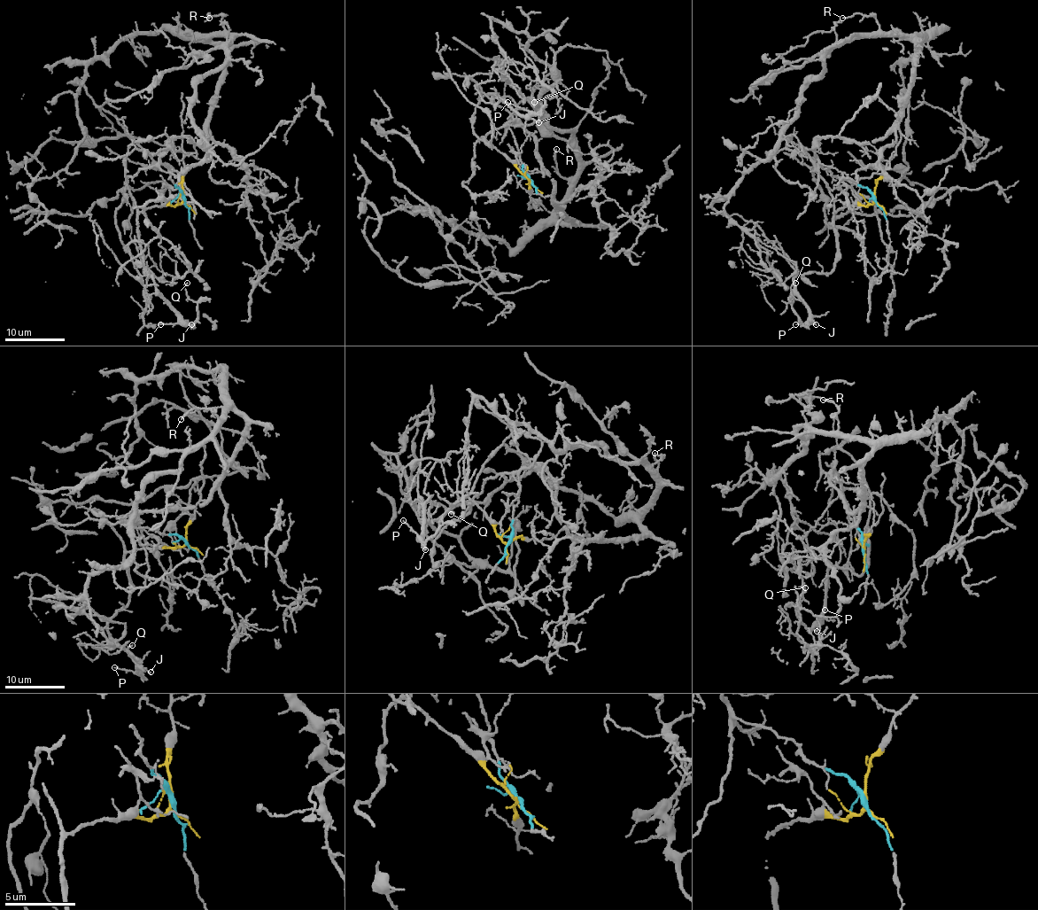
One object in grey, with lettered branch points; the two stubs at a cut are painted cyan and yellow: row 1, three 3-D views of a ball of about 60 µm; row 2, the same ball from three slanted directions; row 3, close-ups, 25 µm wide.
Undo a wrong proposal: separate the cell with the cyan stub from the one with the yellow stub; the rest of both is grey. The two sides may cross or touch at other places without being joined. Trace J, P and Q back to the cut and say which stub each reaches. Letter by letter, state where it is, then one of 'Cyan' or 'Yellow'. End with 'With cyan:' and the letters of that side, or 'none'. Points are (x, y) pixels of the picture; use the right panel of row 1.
J: Place: (816, 324). Yellow
P: Place: (795, 324). Yellow
Q: Place: (795, 283). Yellow
With cyan: none

